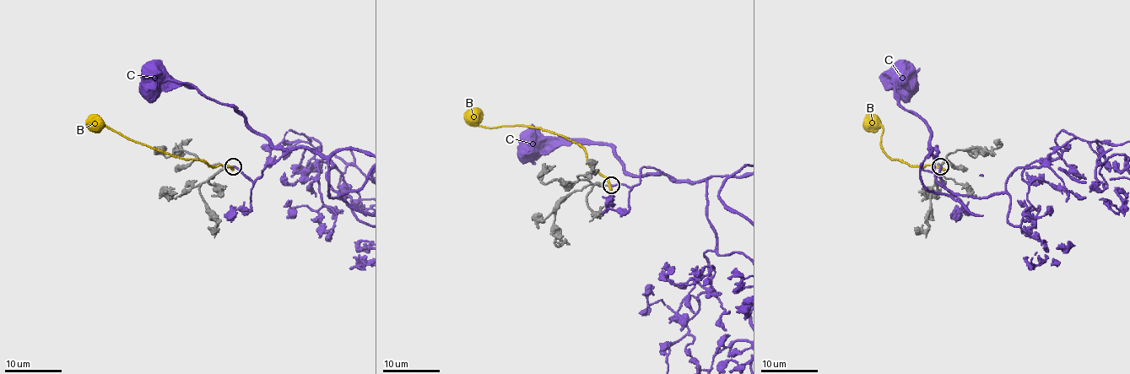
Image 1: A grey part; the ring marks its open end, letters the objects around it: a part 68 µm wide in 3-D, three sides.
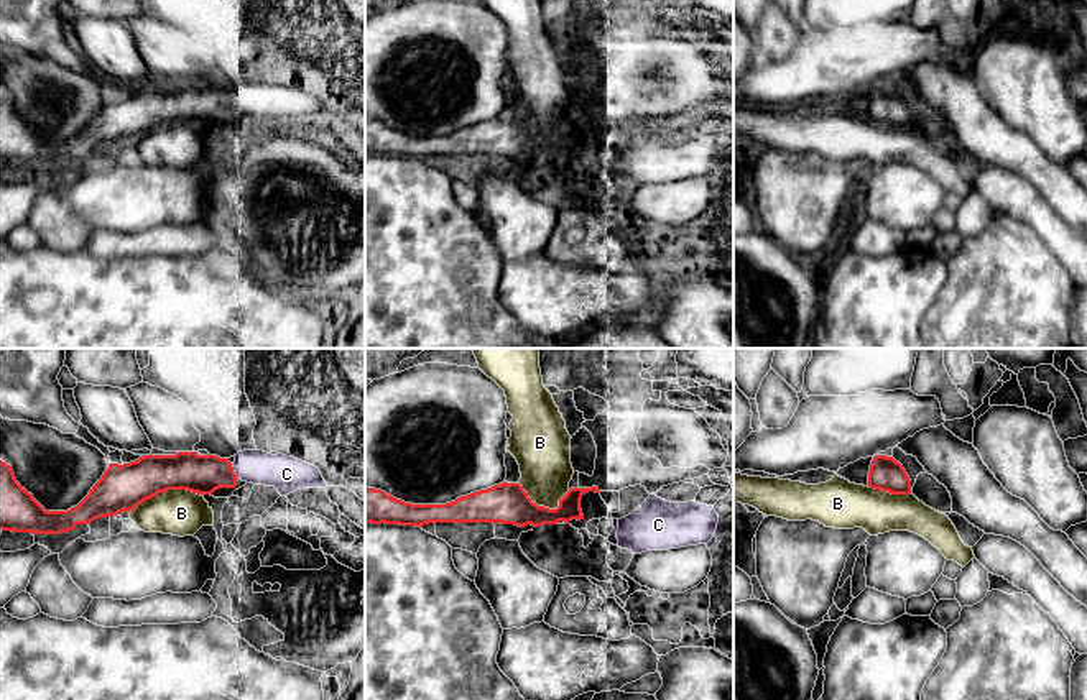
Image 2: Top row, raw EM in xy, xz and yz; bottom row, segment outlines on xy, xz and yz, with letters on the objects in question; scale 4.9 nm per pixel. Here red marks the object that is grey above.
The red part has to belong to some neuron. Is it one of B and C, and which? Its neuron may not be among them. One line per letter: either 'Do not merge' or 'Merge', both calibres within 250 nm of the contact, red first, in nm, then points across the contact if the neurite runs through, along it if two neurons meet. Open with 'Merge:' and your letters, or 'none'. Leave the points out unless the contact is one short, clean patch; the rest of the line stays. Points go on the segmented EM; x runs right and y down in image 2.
Merge: C
B: Do not merge. Thickness 220 nm (red) against 220 nm. Boundary: xy (199, 493), (163, 490), (143, 500), (132, 511)
C: Merge. Thickness 190 nm (red) against 170 nm

